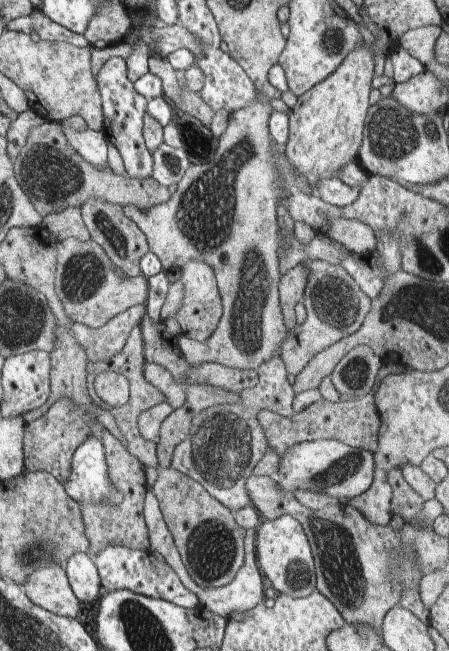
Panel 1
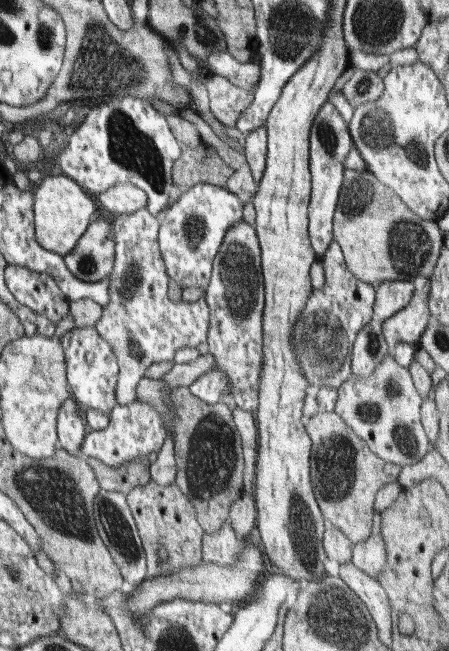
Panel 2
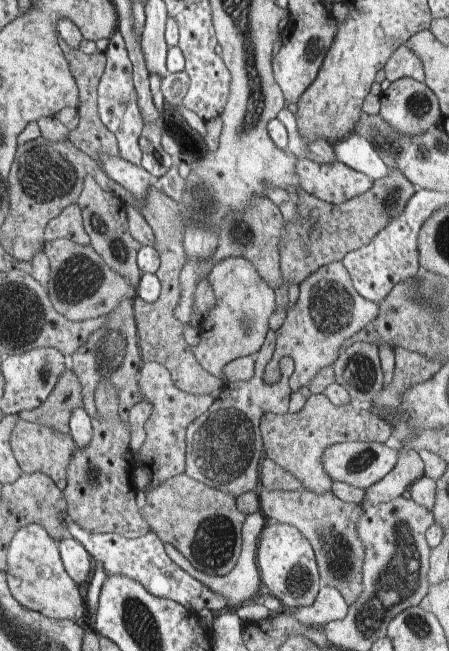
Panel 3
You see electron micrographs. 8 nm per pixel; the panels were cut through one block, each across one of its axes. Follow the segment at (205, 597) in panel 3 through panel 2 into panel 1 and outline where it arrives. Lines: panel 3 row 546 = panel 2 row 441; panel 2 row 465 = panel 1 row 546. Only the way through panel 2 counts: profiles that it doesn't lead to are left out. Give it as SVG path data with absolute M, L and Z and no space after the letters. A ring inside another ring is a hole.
M107 545L92 557L101 579L101 586L109 592L127 589L146 597L163 599L184 609L198 609L199 599L179 580L176 572L166 563L155 558L151 551L140 551L121 545Z

